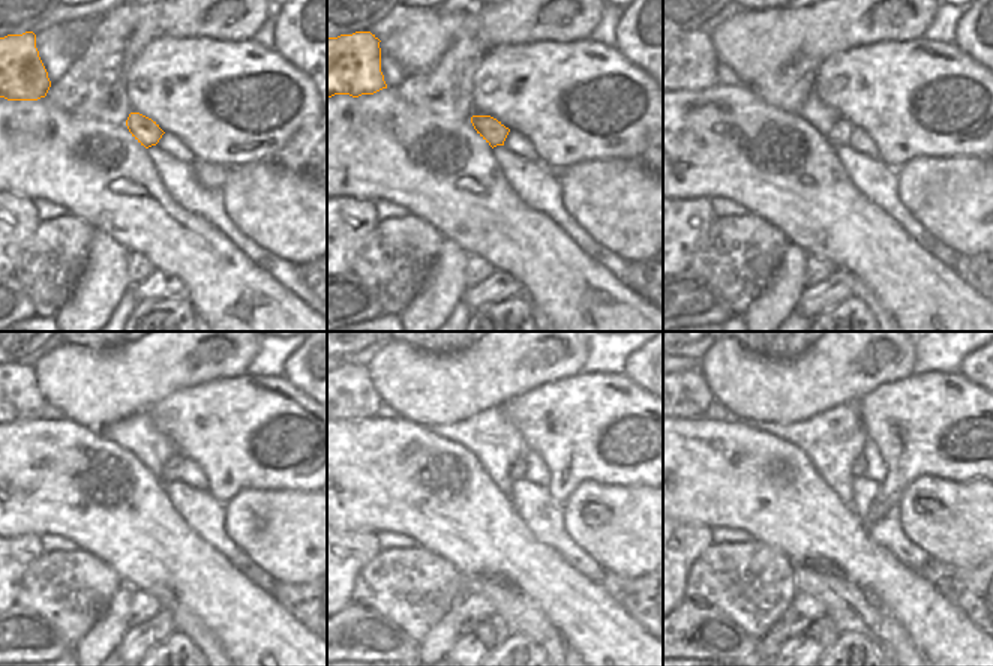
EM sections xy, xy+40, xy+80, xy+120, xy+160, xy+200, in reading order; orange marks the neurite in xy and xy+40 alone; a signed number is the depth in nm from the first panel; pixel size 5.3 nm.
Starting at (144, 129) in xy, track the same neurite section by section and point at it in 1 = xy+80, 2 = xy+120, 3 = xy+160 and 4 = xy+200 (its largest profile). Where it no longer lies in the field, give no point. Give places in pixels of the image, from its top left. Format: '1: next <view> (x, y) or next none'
1: next xy+80 (839, 135)
2: next xy+120 (171, 468)
3: next xy+160 (518, 467)
4: next xy+200 (858, 467)

